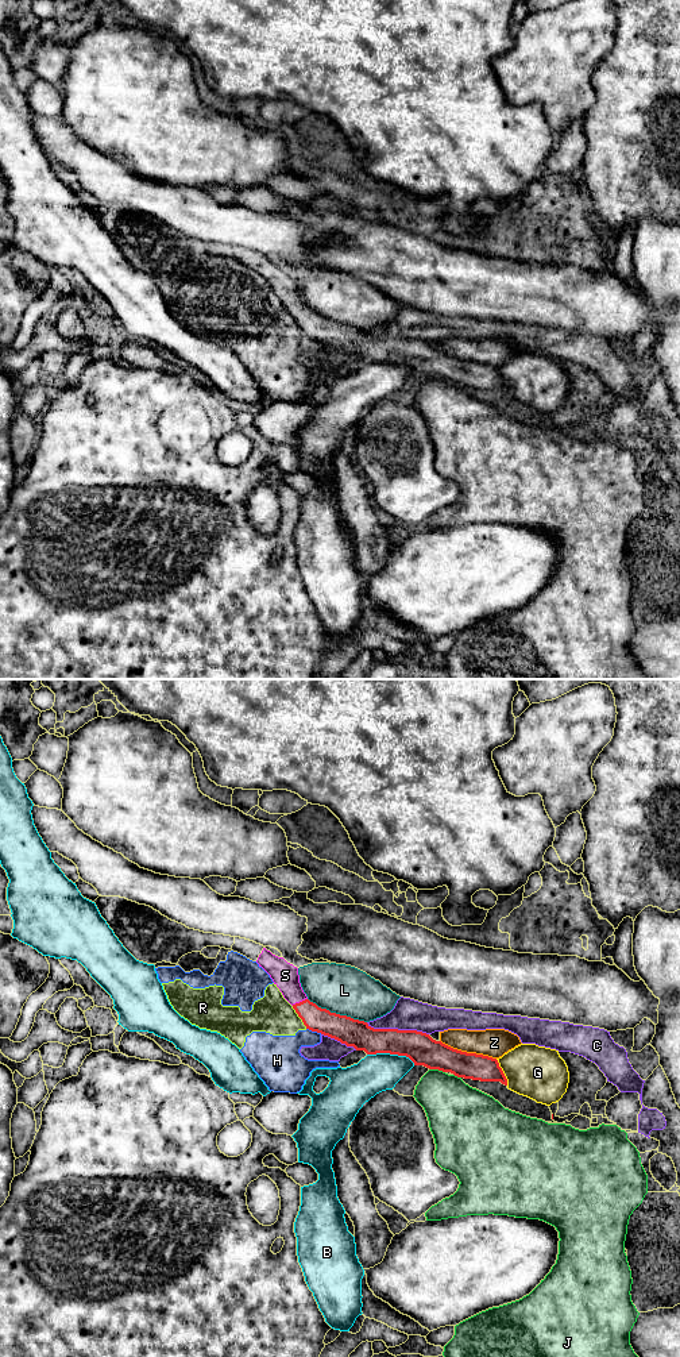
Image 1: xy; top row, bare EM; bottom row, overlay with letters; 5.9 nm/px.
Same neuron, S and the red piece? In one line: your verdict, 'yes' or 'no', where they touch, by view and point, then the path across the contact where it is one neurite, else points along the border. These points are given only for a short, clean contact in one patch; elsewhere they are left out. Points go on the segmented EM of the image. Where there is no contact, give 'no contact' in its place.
yes; meets red in xy at (300, 1002); runs through xy (315, 1018), (300, 1002), (285, 975)

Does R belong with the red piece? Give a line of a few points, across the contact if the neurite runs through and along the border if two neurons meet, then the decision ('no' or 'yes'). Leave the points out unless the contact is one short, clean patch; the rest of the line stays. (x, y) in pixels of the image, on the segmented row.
xy (292, 1006), (306, 1028) | no

